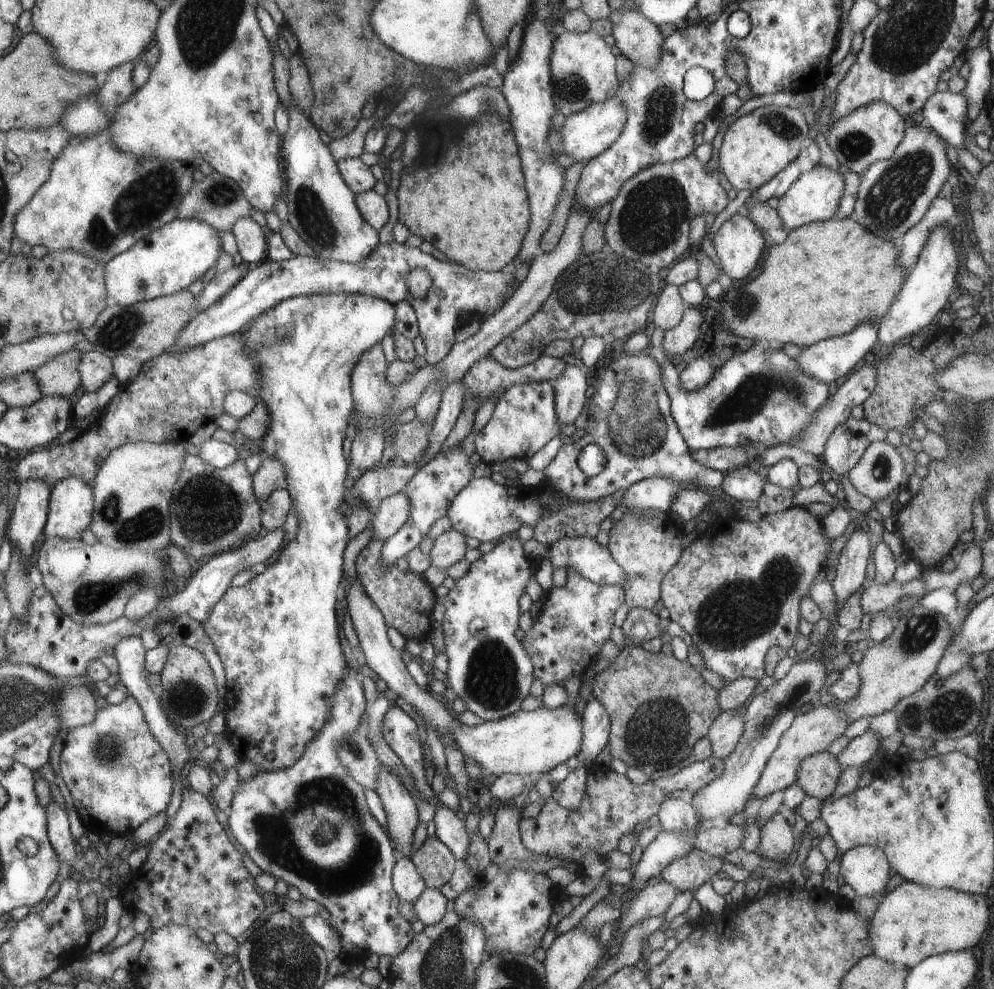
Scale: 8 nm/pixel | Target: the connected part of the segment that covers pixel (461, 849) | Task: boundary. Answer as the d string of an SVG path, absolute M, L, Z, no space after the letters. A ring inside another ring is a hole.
M446 806L437 808L435 817L435 835L452 851L456 860L461 861L467 857L471 838L469 837L464 821Z

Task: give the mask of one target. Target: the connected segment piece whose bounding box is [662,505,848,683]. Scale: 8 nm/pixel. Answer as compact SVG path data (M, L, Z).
M796 505L762 515L758 522L737 516L719 517L684 548L682 558L668 571L663 580L663 605L669 610L669 618L690 634L706 668L722 676L727 683L744 677L759 681L766 675L762 662L766 650L770 646L787 649L792 646L798 634L798 622L802 622L804 598L809 596L812 582L824 564L832 560L832 568L837 566L847 536L840 535L832 540L814 514Z

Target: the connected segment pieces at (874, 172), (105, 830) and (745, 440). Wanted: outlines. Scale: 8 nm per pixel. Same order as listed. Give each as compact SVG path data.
M924 121L907 128L895 154L872 163L861 175L854 207L856 220L882 240L899 242L927 214L952 168L942 138Z
M128 694L127 698L123 703L119 705L108 705L105 709L100 709L96 722L85 727L76 727L71 729L68 734L68 739L64 746L64 751L62 752L61 757L61 772L63 778L68 783L68 786L71 788L73 795L76 800L76 808L81 815L83 823L86 829L92 830L95 833L96 837L100 834L108 834L112 837L114 836L130 836L142 822L146 822L148 818L156 816L162 810L166 810L166 806L170 804L170 798L172 798L172 776L170 776L170 762L168 762L168 754L164 752L165 748L162 748L160 741L155 737L154 733L150 729L150 725L146 724L147 720L144 720L144 714L138 706L136 699Z
M649 346L647 351L662 366L665 388L671 397L671 415L675 417L679 431L692 451L716 447L747 447L750 443L761 445L765 450L776 444L788 444L804 432L819 408L829 399L828 383L806 375L798 361L790 358L783 348L778 347L771 353L760 355L751 349L736 353L714 371L713 377L709 378L702 388L685 391L679 372L675 364L667 358L665 348Z

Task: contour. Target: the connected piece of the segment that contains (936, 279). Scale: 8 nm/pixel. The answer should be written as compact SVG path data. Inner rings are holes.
M946 225L937 226L928 235L926 244L920 251L916 264L908 270L906 283L896 295L886 315L877 324L877 340L882 346L892 350L894 343L910 334L918 334L924 326L928 326L934 316L944 308L950 298L950 292L956 288L956 272L958 272L958 250L952 250L952 228Z

